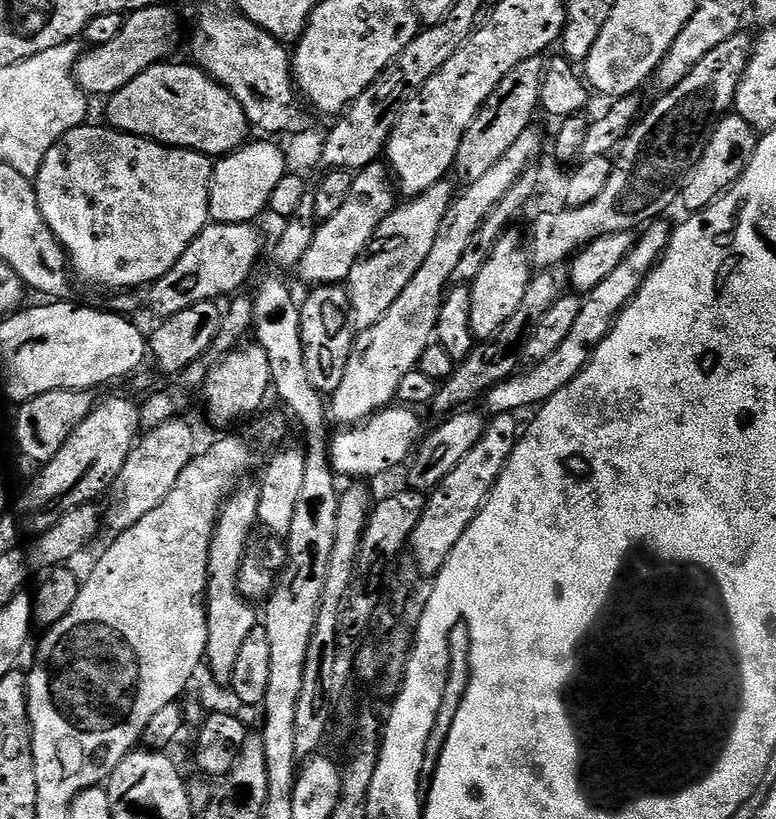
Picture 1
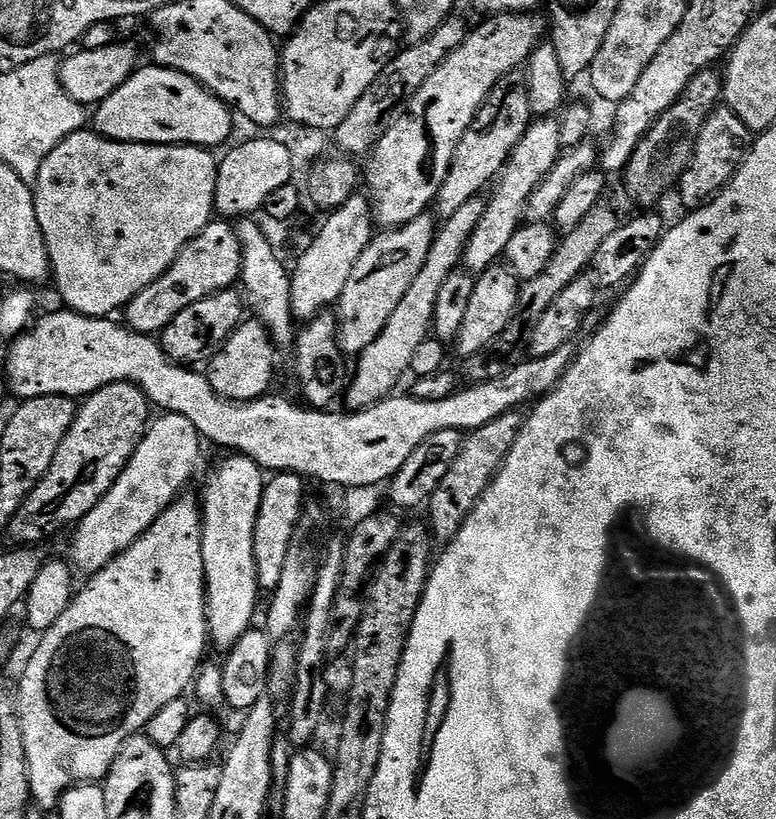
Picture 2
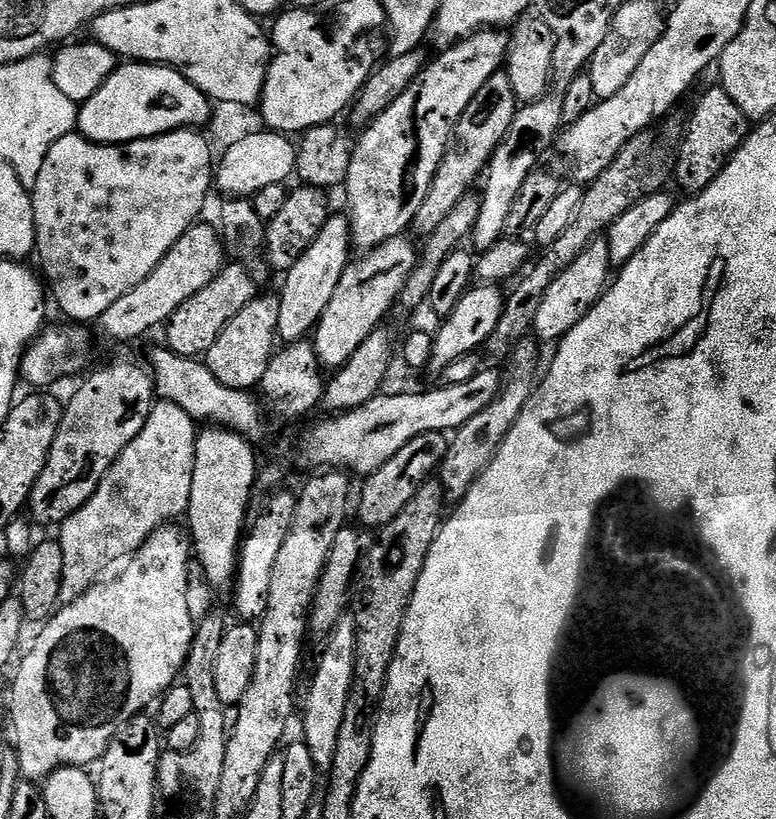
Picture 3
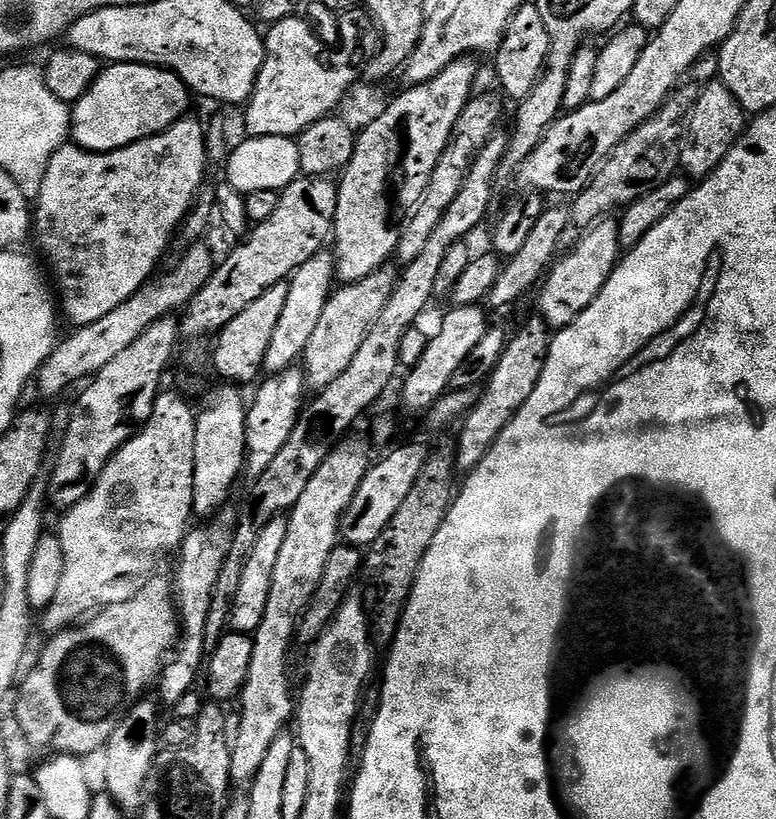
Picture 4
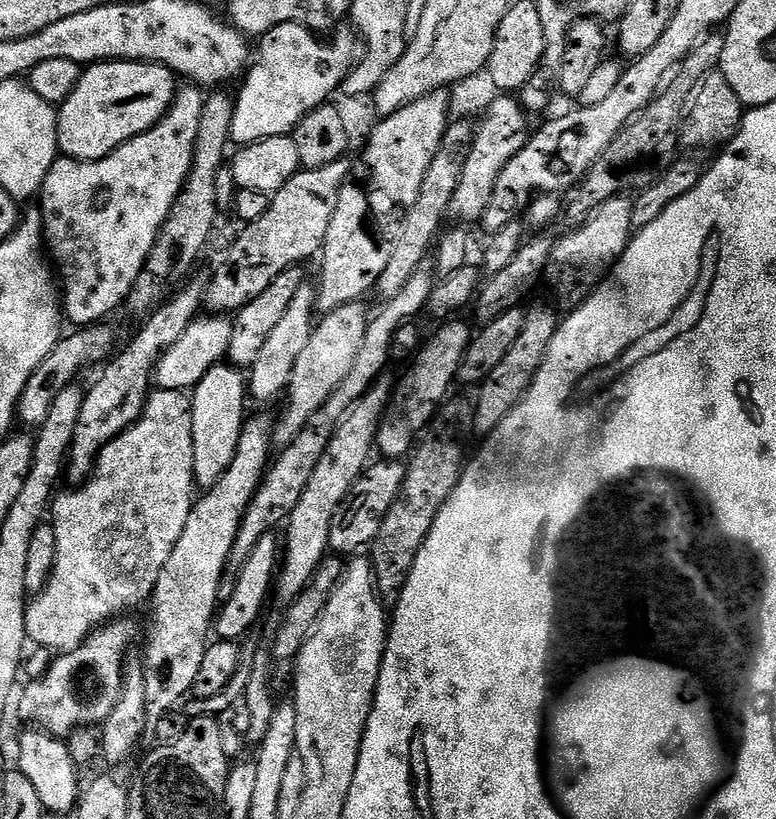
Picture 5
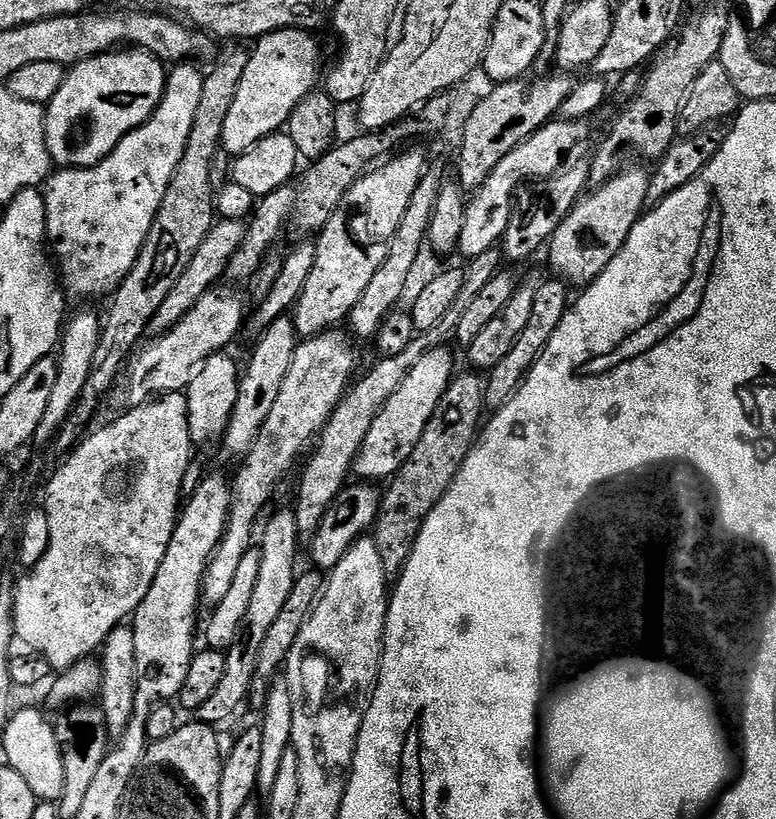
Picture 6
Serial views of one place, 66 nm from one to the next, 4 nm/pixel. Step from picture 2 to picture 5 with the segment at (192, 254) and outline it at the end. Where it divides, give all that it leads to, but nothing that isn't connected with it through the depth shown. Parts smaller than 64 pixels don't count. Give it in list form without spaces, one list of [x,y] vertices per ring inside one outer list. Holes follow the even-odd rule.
[[[99,322],[81,327],[73,336],[65,335],[54,346],[54,350],[50,350],[50,354],[40,363],[38,370],[30,374],[22,390],[18,405],[19,423],[21,420],[22,423],[32,424],[32,426],[41,424],[46,414],[50,414],[50,406],[54,406],[54,398],[58,398],[63,388],[77,379],[76,375],[83,368],[96,363],[99,365],[109,359],[114,347],[112,348],[112,332],[106,325],[107,323]]]

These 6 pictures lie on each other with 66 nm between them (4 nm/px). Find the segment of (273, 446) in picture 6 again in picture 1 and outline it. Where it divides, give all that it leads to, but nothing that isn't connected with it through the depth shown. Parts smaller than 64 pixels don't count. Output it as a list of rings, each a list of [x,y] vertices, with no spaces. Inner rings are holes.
[[[445,178],[420,196],[401,203],[378,226],[360,261],[352,267],[346,281],[350,301],[350,319],[357,329],[363,330],[379,322],[386,310],[394,306],[398,294],[410,286],[410,278],[418,274],[418,266],[426,262],[426,254],[438,238],[438,226],[450,210],[454,199],[451,179]]]

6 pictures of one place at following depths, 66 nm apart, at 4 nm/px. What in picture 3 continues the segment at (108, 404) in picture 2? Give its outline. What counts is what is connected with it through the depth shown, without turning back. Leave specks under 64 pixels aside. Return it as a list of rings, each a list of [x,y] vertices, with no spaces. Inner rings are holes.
[[[112,364],[101,372],[96,372],[76,393],[72,401],[67,401],[64,417],[60,423],[58,434],[54,438],[54,446],[50,446],[50,454],[38,482],[28,495],[27,511],[32,511],[31,519],[37,525],[53,524],[59,526],[70,518],[98,490],[102,478],[110,470],[110,466],[138,438],[138,434],[146,426],[152,413],[152,405],[157,403],[156,382],[153,373],[140,364]]]

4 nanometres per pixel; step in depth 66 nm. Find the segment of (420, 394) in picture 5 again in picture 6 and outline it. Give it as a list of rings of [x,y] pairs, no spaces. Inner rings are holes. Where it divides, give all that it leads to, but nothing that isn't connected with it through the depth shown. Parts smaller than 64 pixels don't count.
[[[437,346],[430,349],[422,358],[418,358],[418,363],[406,378],[402,378],[402,386],[382,406],[378,418],[370,426],[370,432],[366,434],[362,442],[356,462],[354,472],[361,481],[381,482],[387,481],[396,475],[398,469],[414,454],[414,446],[418,446],[418,438],[422,438],[422,430],[426,430],[426,422],[434,414],[442,394],[446,392],[446,386],[452,381],[454,369],[452,369],[452,352],[446,348],[448,346]]]

